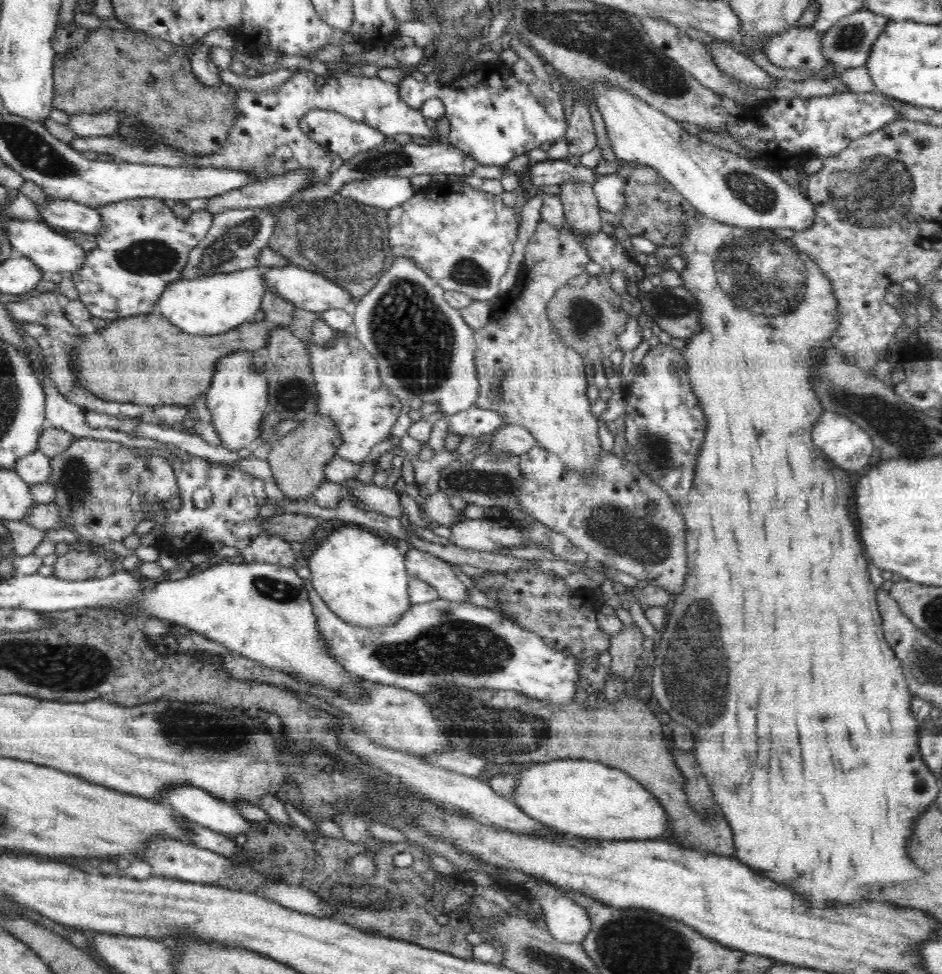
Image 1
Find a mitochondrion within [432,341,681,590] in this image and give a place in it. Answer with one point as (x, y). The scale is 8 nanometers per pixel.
(631, 535)

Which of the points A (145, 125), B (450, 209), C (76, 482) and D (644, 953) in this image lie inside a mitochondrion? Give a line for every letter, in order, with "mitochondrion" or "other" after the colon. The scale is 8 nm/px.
A: mitochondrion
B: other
C: mitochondrion
D: mitochondrion

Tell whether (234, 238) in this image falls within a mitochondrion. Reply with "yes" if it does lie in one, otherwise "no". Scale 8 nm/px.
yes

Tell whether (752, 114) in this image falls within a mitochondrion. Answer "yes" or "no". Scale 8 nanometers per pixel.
no

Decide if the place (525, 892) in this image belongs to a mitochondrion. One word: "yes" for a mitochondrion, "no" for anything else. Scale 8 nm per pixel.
no

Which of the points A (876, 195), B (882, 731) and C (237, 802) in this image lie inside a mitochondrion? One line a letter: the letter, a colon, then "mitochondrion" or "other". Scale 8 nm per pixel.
A: mitochondrion
B: other
C: other

